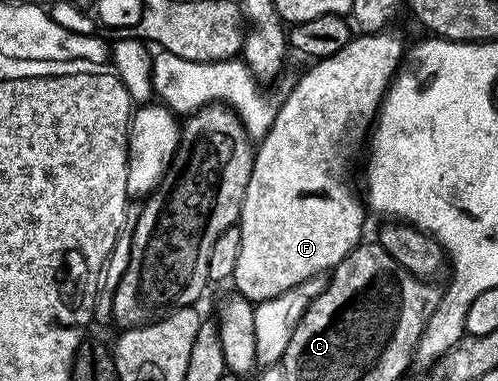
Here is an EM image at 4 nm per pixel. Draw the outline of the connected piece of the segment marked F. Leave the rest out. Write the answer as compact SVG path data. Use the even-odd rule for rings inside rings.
M382 31L379 33L361 33L360 35L350 36L347 47L342 47L340 51L335 51L335 55L314 60L313 65L297 82L293 85L293 90L285 97L285 102L277 105L277 114L267 131L267 135L256 146L253 154L253 170L251 179L247 183L247 191L243 195L243 207L239 224L241 226L241 242L239 243L239 260L235 263L235 271L231 278L231 285L236 292L240 293L249 301L254 303L275 299L283 295L283 291L291 291L291 287L301 285L304 281L312 281L320 278L320 273L328 274L337 268L341 262L350 253L351 250L362 244L363 237L361 232L365 229L366 206L362 198L353 194L353 189L347 182L341 178L341 172L345 169L345 148L353 145L361 137L361 132L370 128L371 122L377 116L377 110L381 108L381 103L385 99L385 92L389 90L389 82L397 76L397 70L400 69L402 60L407 52L407 45L401 42L401 37L394 31Z

